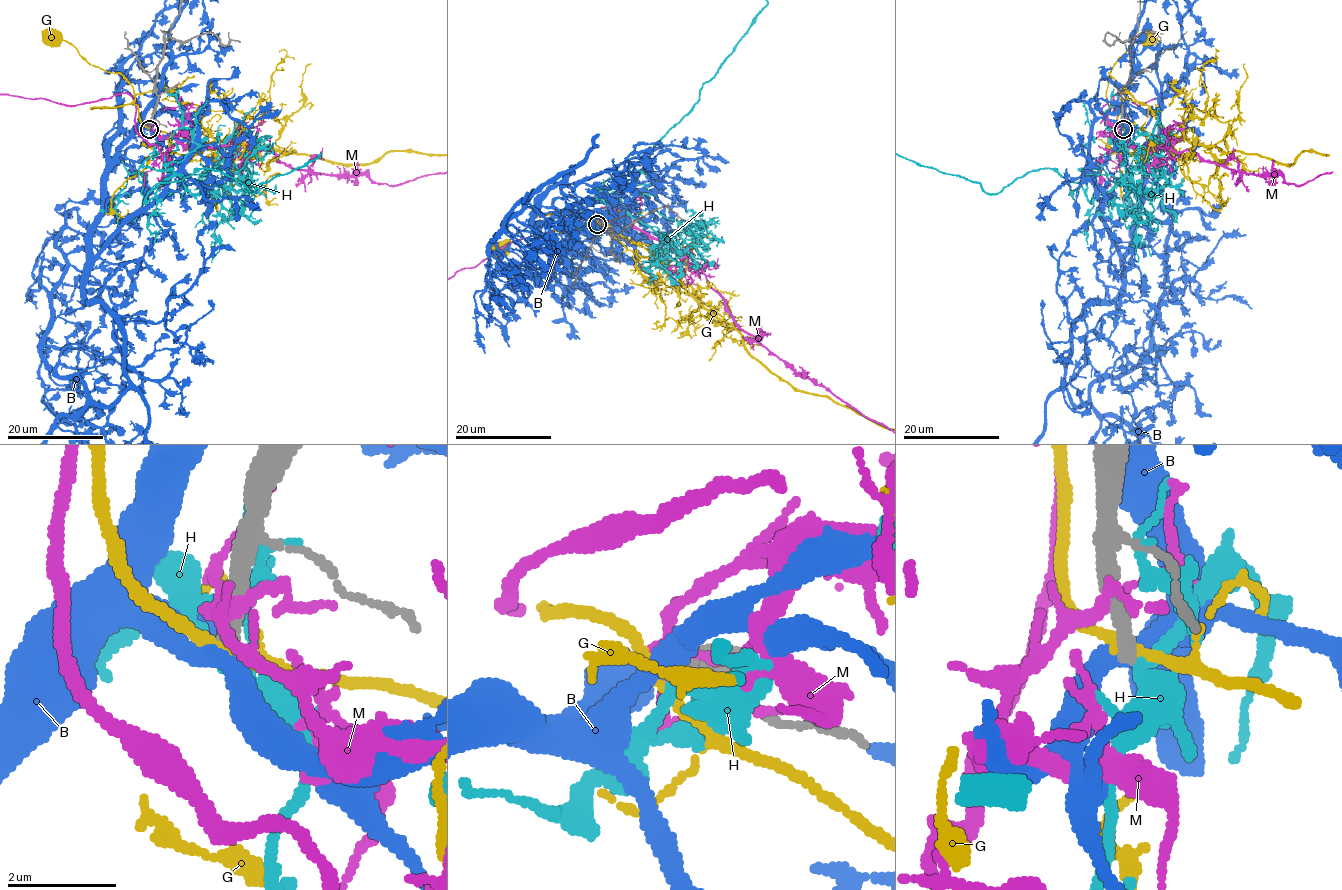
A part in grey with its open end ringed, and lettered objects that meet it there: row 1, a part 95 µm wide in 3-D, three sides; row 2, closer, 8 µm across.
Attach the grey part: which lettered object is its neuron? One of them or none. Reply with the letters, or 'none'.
none

